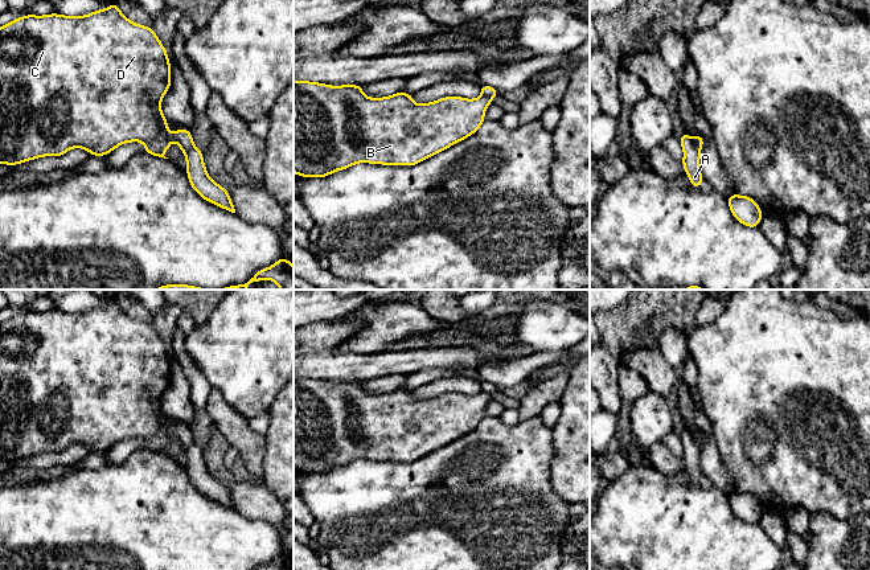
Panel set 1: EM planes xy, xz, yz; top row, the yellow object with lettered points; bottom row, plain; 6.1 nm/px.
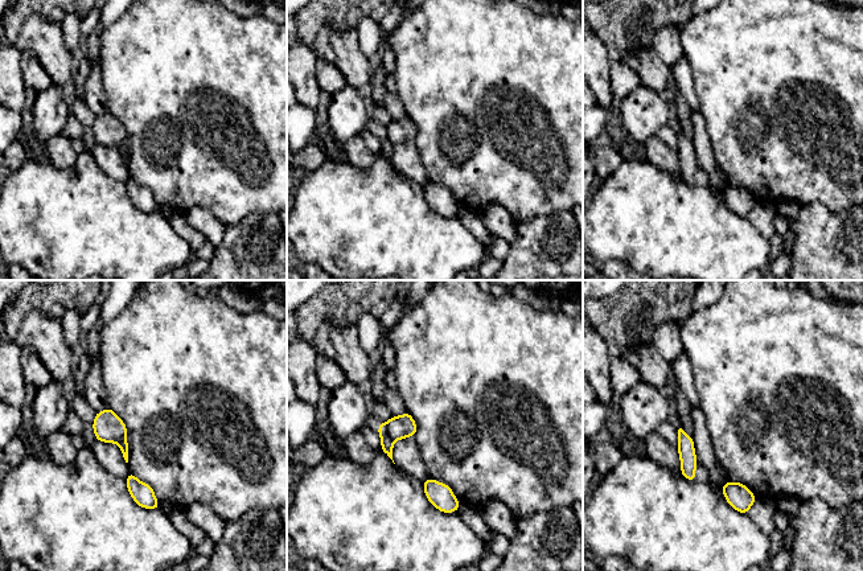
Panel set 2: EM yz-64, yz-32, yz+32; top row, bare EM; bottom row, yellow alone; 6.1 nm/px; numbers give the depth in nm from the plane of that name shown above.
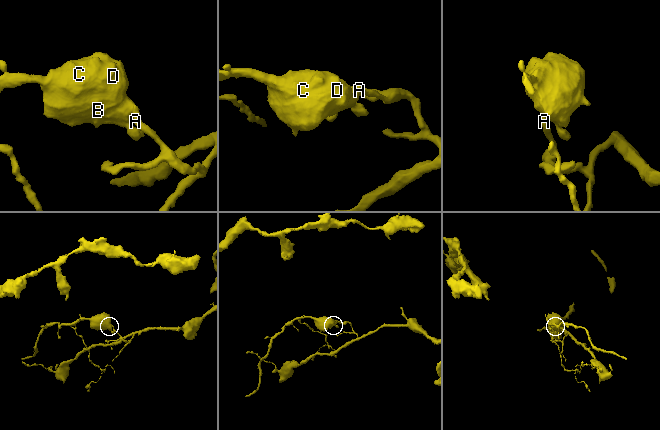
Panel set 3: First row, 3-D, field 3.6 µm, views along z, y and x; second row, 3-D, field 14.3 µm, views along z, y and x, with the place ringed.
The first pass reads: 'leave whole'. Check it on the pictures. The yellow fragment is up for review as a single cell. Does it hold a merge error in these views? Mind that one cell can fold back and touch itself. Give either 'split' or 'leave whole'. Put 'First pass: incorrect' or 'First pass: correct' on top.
First pass: incorrect
split

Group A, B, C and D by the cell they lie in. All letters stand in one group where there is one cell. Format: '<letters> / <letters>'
A / B C D

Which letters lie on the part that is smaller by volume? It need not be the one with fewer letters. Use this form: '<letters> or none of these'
B, C, D

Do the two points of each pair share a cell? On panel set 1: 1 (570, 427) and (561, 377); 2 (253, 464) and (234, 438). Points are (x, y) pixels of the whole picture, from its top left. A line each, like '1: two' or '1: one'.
1: two
2: one

